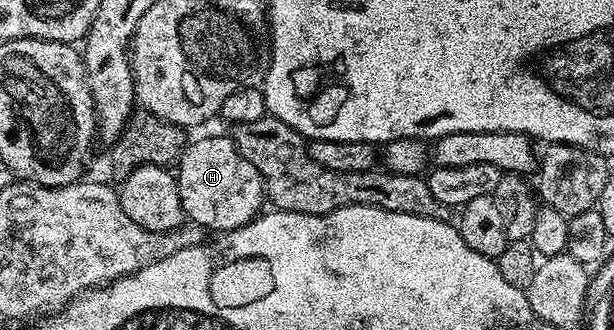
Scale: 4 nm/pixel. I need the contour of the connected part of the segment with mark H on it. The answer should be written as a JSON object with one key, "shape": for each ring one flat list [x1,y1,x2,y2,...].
{"shape":[[228,135,205,136,202,140,195,141,194,144,192,141,176,165,175,175,182,213,192,223,203,226,213,234,230,232,245,224,250,224,262,211,261,203,264,205,267,200,265,184,261,180,259,170,255,170,255,166,251,166,251,162,247,162,247,158,239,154,239,150,233,145]]}

